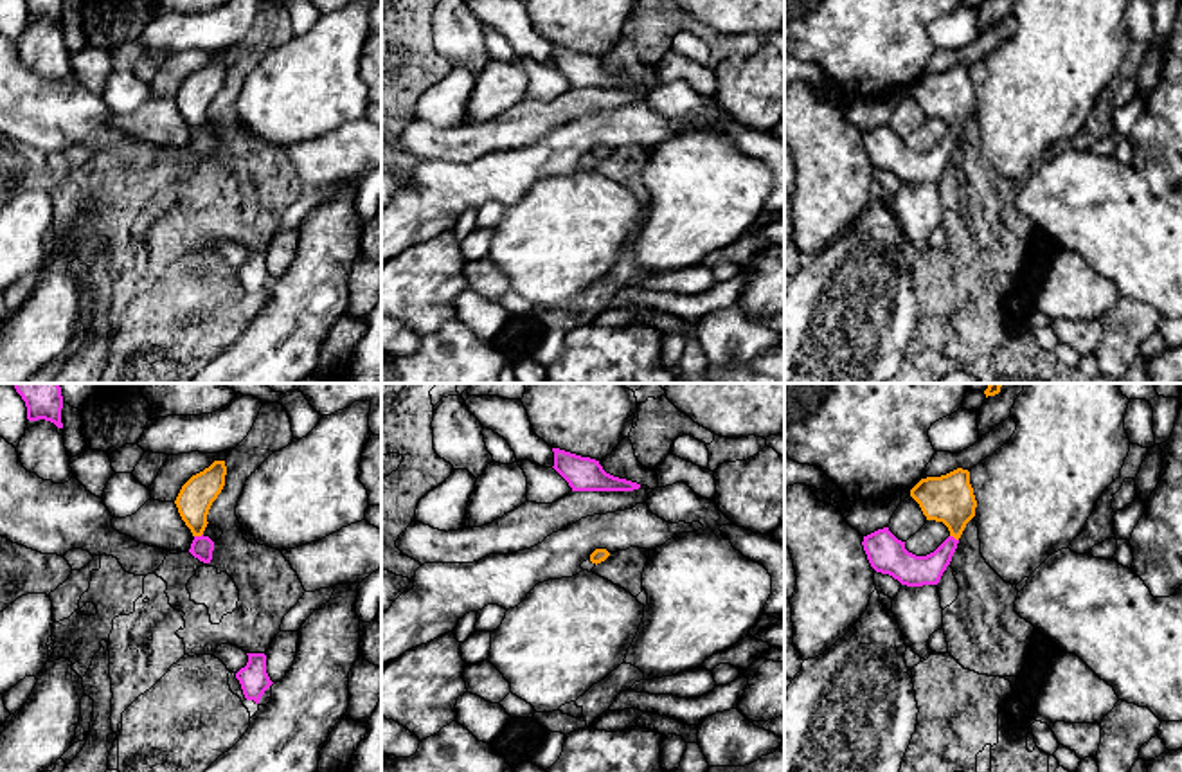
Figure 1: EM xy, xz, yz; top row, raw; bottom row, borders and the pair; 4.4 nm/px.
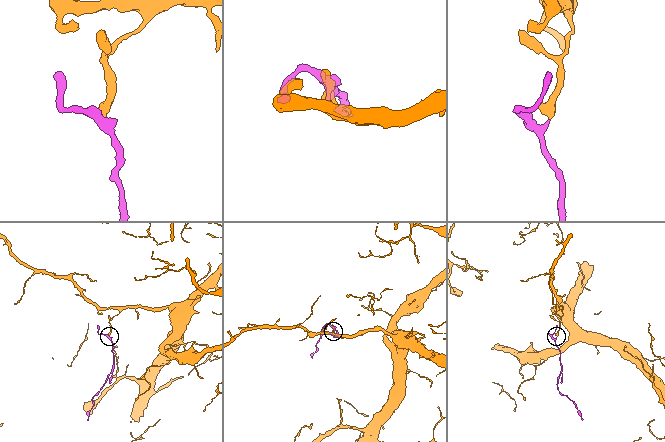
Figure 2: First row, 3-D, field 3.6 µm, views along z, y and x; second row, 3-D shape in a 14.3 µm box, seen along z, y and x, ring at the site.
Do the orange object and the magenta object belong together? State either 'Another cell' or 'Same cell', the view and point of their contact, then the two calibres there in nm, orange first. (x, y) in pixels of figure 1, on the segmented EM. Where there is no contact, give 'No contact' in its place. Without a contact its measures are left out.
Same cell. Touches orange at xy (198, 535). Thickness 160 nm (orange) against 100 nm

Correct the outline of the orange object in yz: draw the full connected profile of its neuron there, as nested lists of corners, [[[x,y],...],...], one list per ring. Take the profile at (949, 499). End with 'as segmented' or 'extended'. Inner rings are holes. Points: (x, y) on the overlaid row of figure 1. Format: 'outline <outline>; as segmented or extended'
outline [[[957,468],[941,477],[921,479],[910,497],[927,520],[943,522],[950,536],[930,554],[916,556],[905,549],[889,527],[864,536],[864,551],[876,572],[889,574],[907,587],[937,585],[952,561],[966,524],[975,516],[977,500],[970,471]]]; extended

